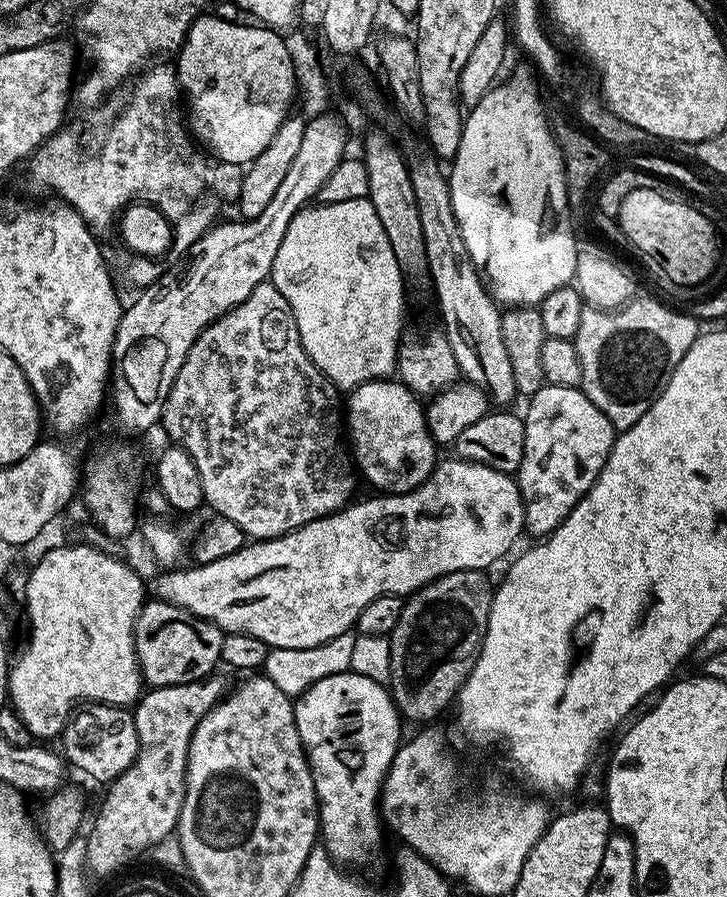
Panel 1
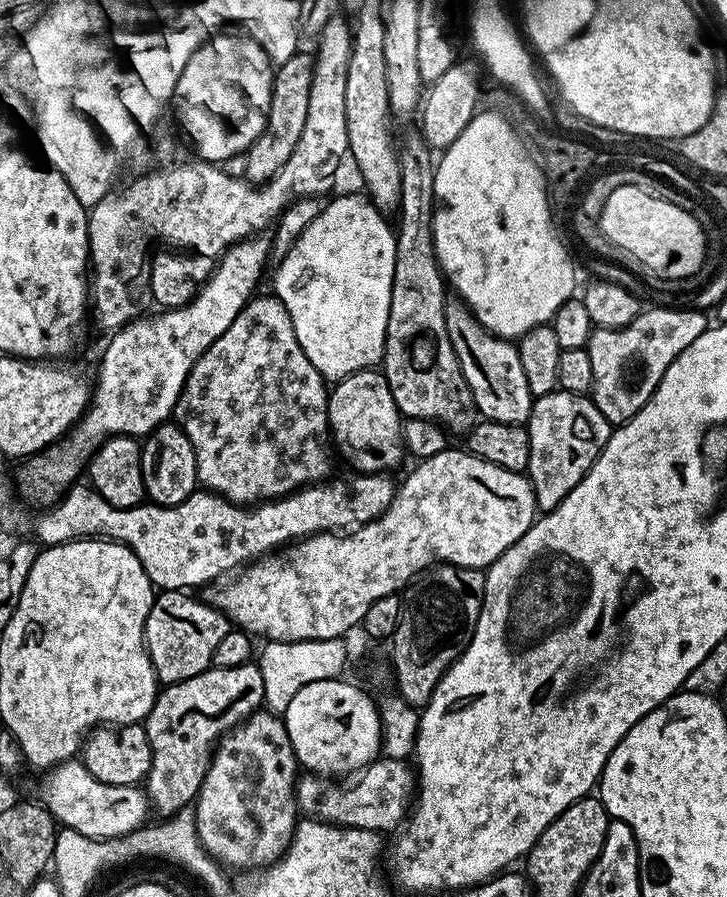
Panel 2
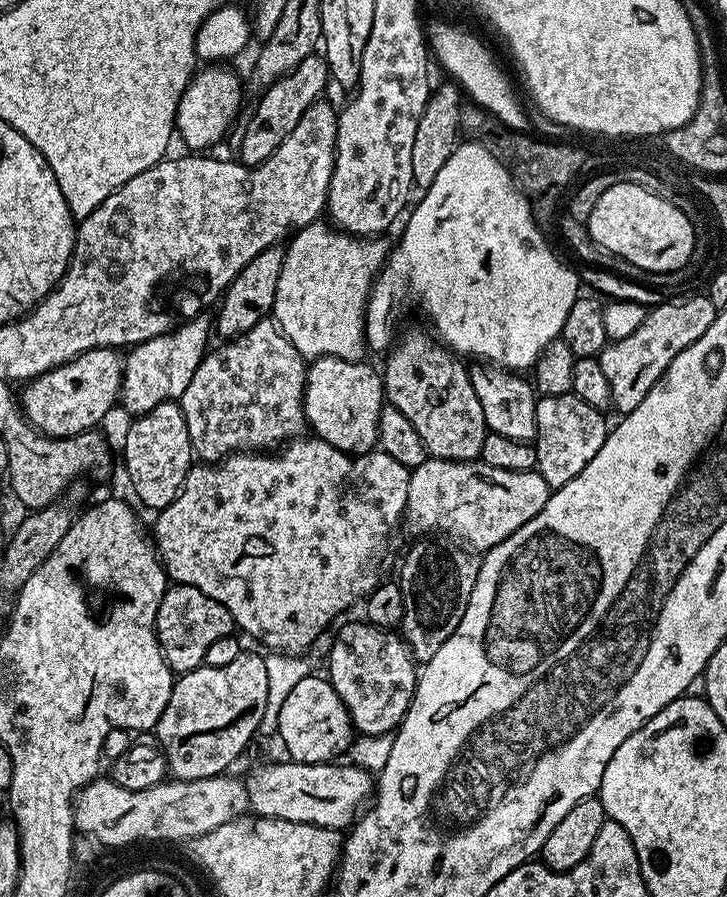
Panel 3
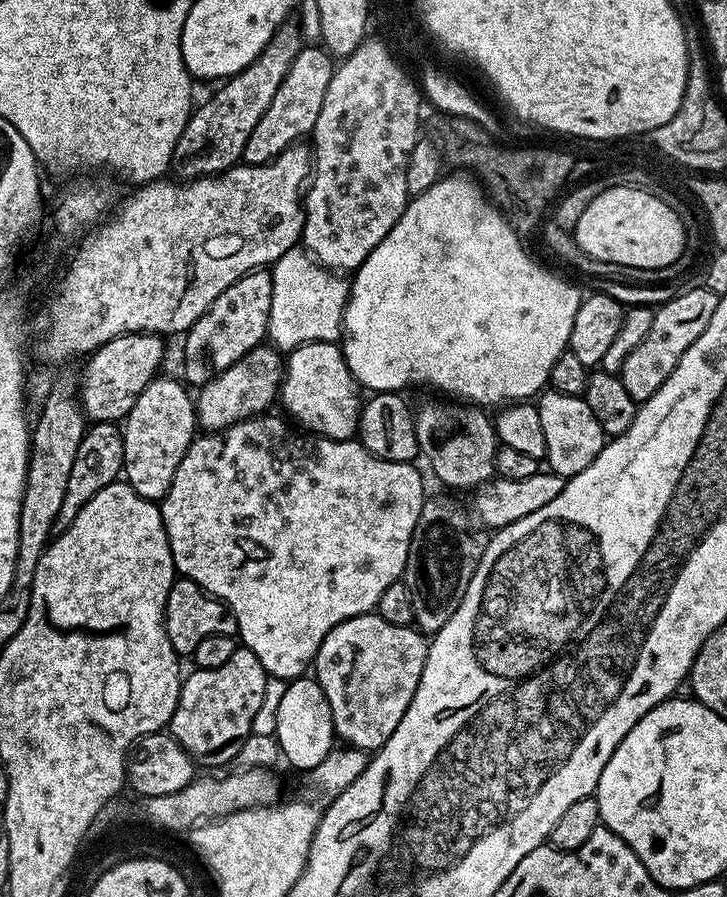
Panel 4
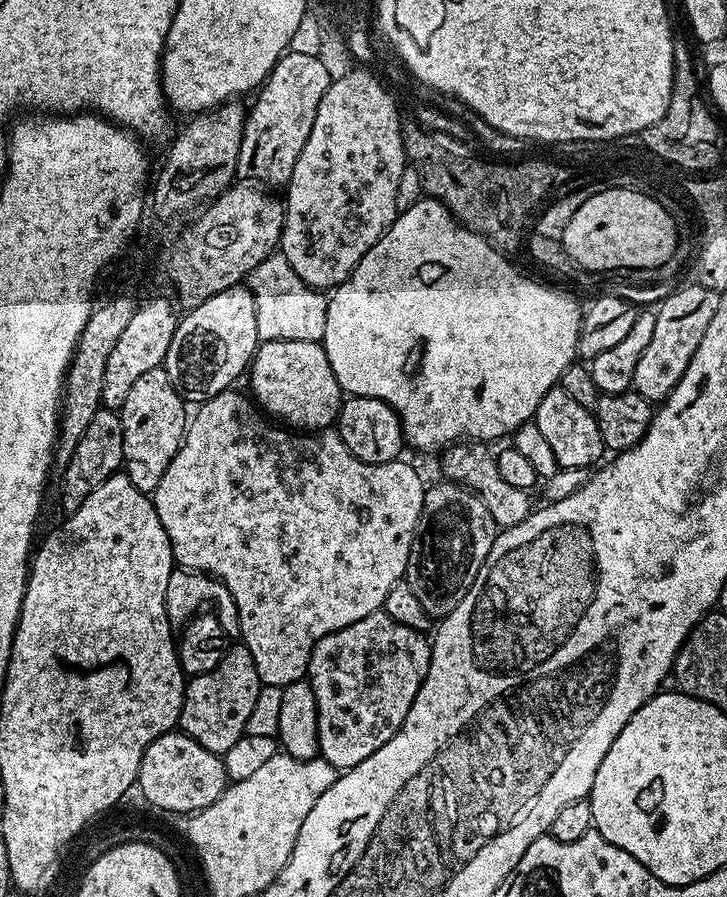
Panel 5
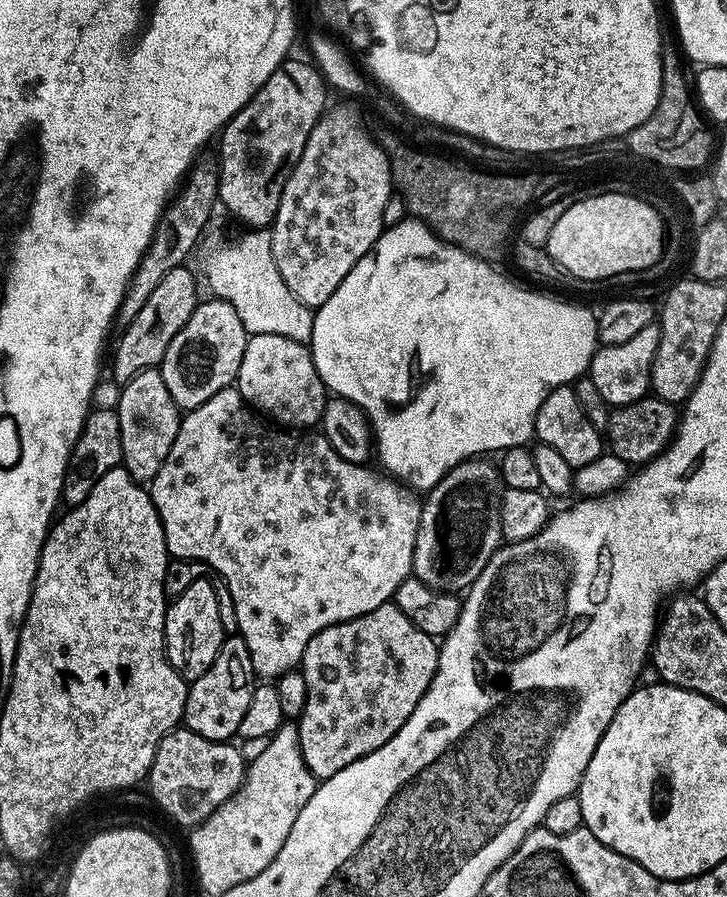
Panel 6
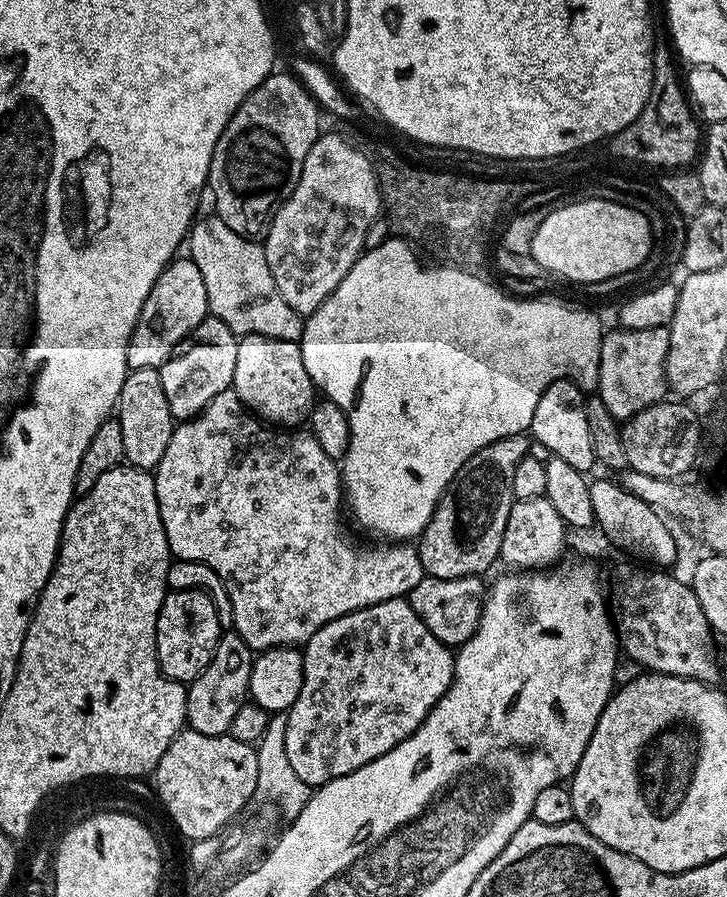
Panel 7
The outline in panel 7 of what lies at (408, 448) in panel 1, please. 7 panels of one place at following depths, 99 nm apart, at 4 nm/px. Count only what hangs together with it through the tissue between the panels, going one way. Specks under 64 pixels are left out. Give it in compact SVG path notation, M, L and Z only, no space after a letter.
M245 336L238 346L238 362L234 362L232 388L244 403L245 409L251 410L259 419L272 426L283 426L292 430L309 419L312 406L318 399L318 389L312 383L310 374L306 374L306 362L302 362L302 350L295 340L275 340L269 336Z

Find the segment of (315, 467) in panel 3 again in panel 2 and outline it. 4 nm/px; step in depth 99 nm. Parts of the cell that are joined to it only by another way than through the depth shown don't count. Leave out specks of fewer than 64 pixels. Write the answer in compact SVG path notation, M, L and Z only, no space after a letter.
M356 472L352 476L333 475L307 488L297 488L289 496L279 500L266 500L255 507L233 504L215 492L197 490L186 497L181 504L161 508L159 504L145 502L137 508L115 508L95 489L84 482L77 482L60 497L55 506L49 507L40 524L40 536L45 545L65 544L81 538L104 538L125 544L142 562L142 570L150 578L153 586L160 590L197 590L235 573L241 566L259 560L277 551L279 544L287 545L317 532L329 530L348 530L378 518L390 506L397 485L392 484L391 475L378 472Z

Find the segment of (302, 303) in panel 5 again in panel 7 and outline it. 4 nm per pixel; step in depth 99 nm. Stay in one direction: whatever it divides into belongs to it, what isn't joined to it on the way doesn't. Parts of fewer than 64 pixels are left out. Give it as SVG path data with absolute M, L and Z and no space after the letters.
M209 214L205 220L197 219L193 223L186 237L186 248L192 251L189 252L190 258L198 270L202 270L209 313L226 322L237 337L258 335L299 341L304 332L305 317L286 306L286 298L278 294L274 274L270 274L270 266L266 266L263 243L234 234L219 216Z

